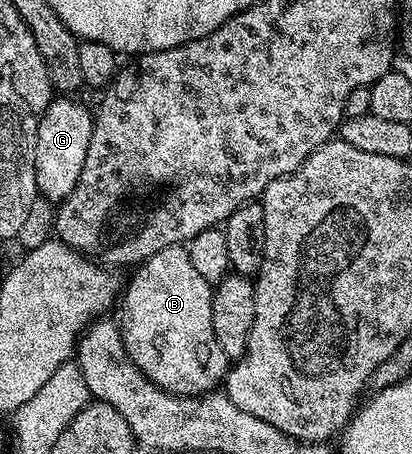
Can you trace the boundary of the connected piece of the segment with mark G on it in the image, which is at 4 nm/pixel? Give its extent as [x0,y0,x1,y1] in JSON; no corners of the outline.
[36,96,94,204]

